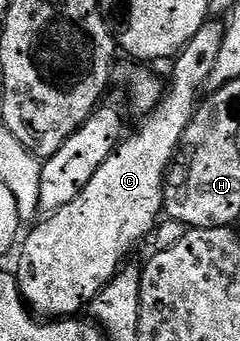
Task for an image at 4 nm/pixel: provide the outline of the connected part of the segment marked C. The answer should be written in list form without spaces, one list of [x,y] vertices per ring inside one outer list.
[[[208,21],[203,28],[197,33],[193,33],[193,37],[184,47],[179,50],[179,54],[175,56],[171,67],[171,83],[166,84],[163,92],[163,100],[155,106],[155,110],[146,116],[147,119],[140,125],[139,131],[135,131],[126,136],[123,142],[116,147],[114,153],[105,161],[105,165],[101,165],[101,169],[97,169],[97,173],[93,173],[93,181],[89,181],[89,185],[85,185],[85,189],[81,189],[81,193],[77,193],[77,197],[73,197],[73,201],[69,201],[69,205],[65,205],[65,209],[57,209],[50,212],[46,216],[44,223],[36,222],[31,232],[26,232],[25,238],[22,240],[21,248],[23,252],[19,255],[19,271],[17,270],[17,278],[19,280],[19,291],[23,294],[23,302],[36,316],[42,317],[47,321],[58,321],[68,317],[75,317],[80,314],[79,310],[86,308],[101,293],[101,289],[109,281],[113,281],[115,274],[128,262],[127,254],[142,241],[143,238],[150,236],[154,232],[157,224],[160,222],[161,216],[164,214],[163,209],[163,180],[167,177],[167,168],[170,167],[172,159],[175,157],[179,141],[187,126],[193,121],[196,111],[199,109],[201,96],[204,94],[209,79],[209,73],[213,71],[213,65],[217,63],[217,53],[221,53],[221,41],[223,40],[224,24],[219,21]]]

